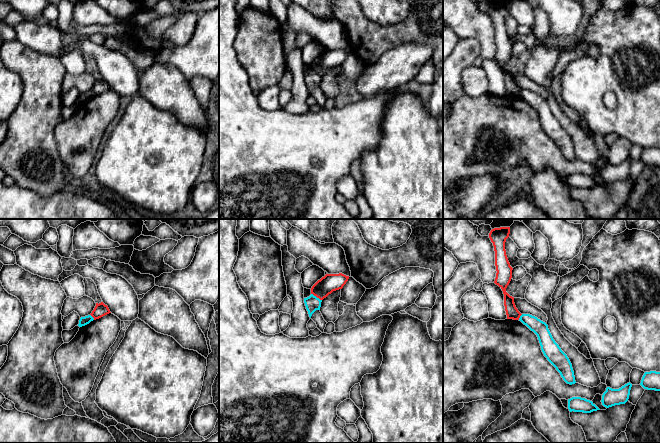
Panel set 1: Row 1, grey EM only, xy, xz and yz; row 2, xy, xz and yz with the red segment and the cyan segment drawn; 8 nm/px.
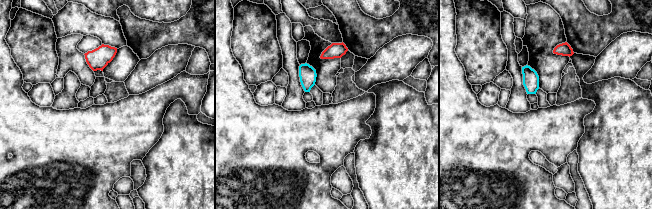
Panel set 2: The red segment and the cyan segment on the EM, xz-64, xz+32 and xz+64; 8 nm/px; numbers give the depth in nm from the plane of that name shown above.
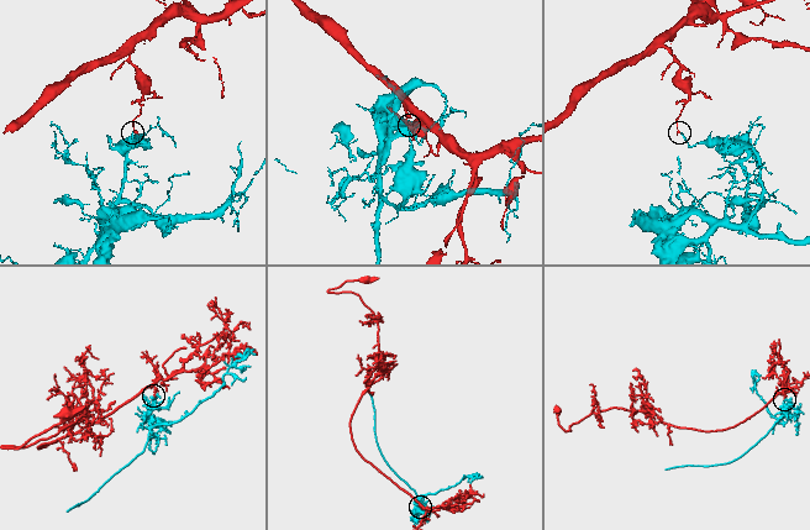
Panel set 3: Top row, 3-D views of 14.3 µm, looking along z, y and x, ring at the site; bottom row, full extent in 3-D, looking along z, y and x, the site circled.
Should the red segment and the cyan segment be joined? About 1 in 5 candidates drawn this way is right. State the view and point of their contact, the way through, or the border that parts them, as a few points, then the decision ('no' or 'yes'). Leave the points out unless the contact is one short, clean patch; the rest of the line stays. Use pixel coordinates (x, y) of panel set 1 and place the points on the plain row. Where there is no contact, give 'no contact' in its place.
xz (316, 72) | along xz (311, 69), (321, 76) | no

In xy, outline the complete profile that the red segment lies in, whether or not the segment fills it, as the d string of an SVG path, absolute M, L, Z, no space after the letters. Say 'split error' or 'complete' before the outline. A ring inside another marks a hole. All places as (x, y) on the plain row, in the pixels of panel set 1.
complete; M101 78L99 80L96 79L95 84L90 91L94 94L94 96L96 96L96 95L99 95L109 89L111 89L111 88L110 88L108 82L105 81L103 78Z

